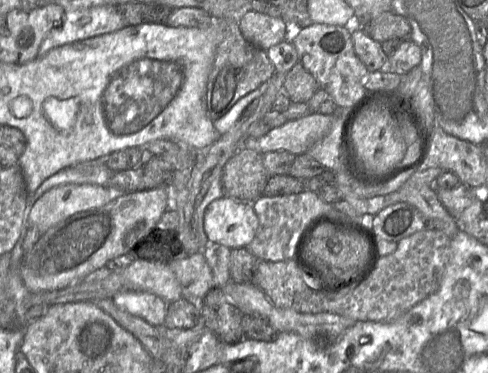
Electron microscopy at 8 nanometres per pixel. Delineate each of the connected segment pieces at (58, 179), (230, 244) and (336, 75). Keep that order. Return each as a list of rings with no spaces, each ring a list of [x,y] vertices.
[[[104,162],[100,165],[86,165],[84,163],[66,167],[46,179],[30,196],[23,220],[28,228],[28,217],[35,202],[48,190],[67,184],[95,184],[107,186],[112,173]]]
[[[223,196],[206,209],[205,233],[210,244],[224,245],[231,250],[247,247],[255,237],[259,219],[252,203]]]
[[[318,23],[304,28],[290,26],[287,40],[294,45],[299,62],[314,76],[319,88],[331,95],[339,110],[355,108],[369,96],[365,88],[369,71],[354,50],[351,27]]]

